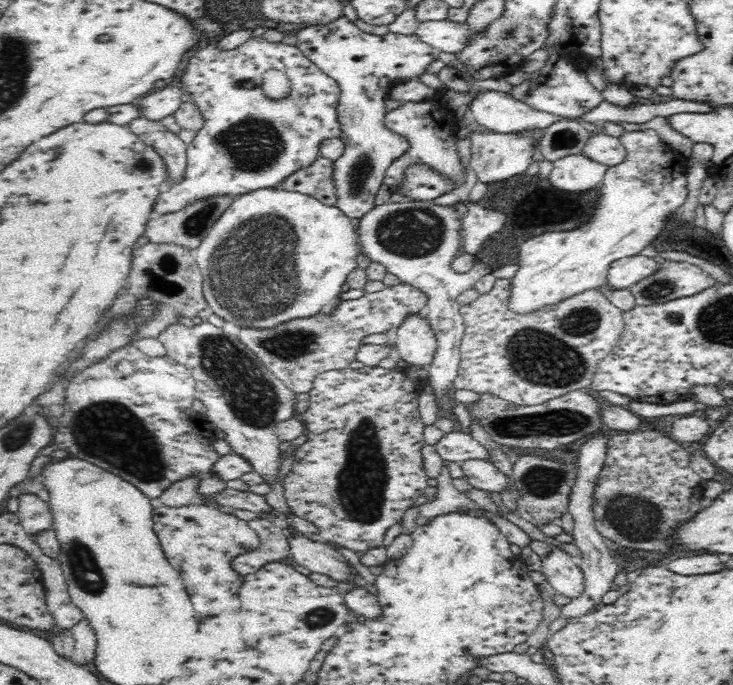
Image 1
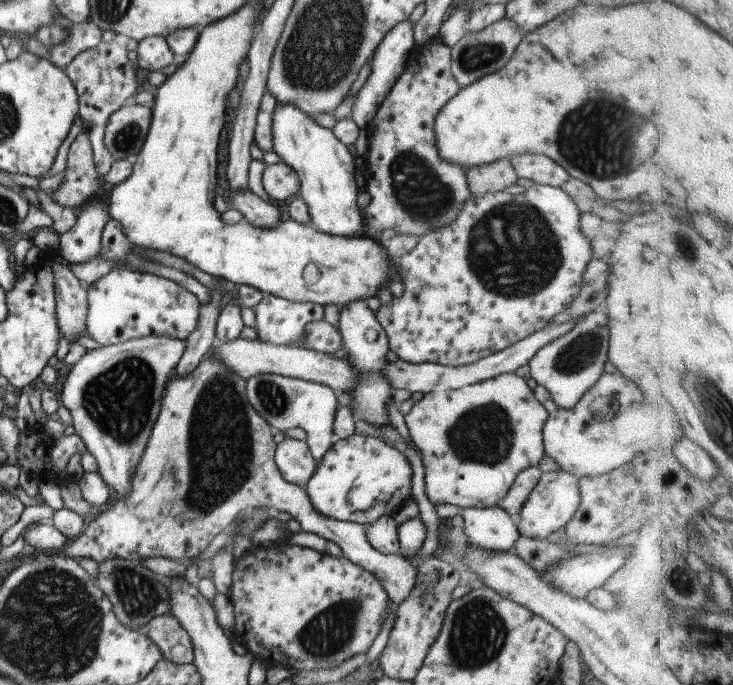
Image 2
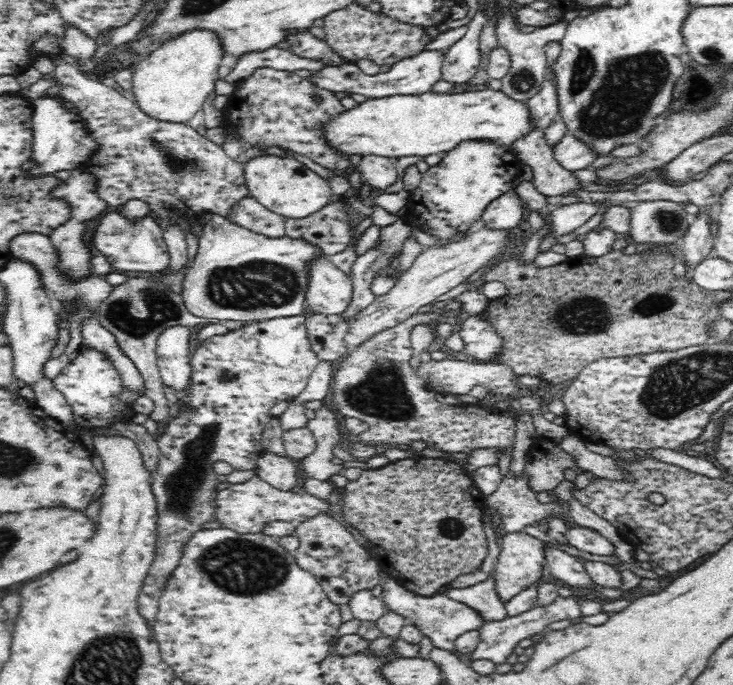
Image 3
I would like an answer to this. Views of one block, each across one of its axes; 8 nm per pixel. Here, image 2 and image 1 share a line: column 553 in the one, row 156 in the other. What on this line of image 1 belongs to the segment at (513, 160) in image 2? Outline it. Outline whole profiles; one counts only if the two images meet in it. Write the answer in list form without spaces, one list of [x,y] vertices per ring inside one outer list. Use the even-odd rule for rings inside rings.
[[[138,116],[128,124],[144,144],[151,146],[165,162],[166,180],[172,184],[185,174],[187,165],[187,144],[179,136],[167,130],[161,122]]]

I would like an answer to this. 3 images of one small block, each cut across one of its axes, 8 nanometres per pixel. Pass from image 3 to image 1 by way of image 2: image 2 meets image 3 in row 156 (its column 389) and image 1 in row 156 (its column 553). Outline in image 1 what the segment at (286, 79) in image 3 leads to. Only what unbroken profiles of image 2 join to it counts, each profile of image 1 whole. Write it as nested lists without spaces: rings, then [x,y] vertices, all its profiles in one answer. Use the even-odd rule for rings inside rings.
[[[251,37],[232,50],[221,50],[218,43],[206,44],[188,60],[184,75],[177,80],[182,91],[191,95],[191,102],[204,117],[204,124],[194,140],[187,144],[187,165],[181,181],[156,197],[153,206],[155,216],[182,210],[186,205],[208,196],[237,196],[259,188],[278,187],[290,174],[300,168],[308,168],[318,160],[322,141],[342,137],[337,111],[340,87],[332,77],[306,59],[296,45],[268,42],[262,37]],[[273,69],[282,70],[292,82],[292,92],[286,100],[272,102],[260,90],[262,74]],[[246,82],[255,84],[254,88],[244,87]]]

